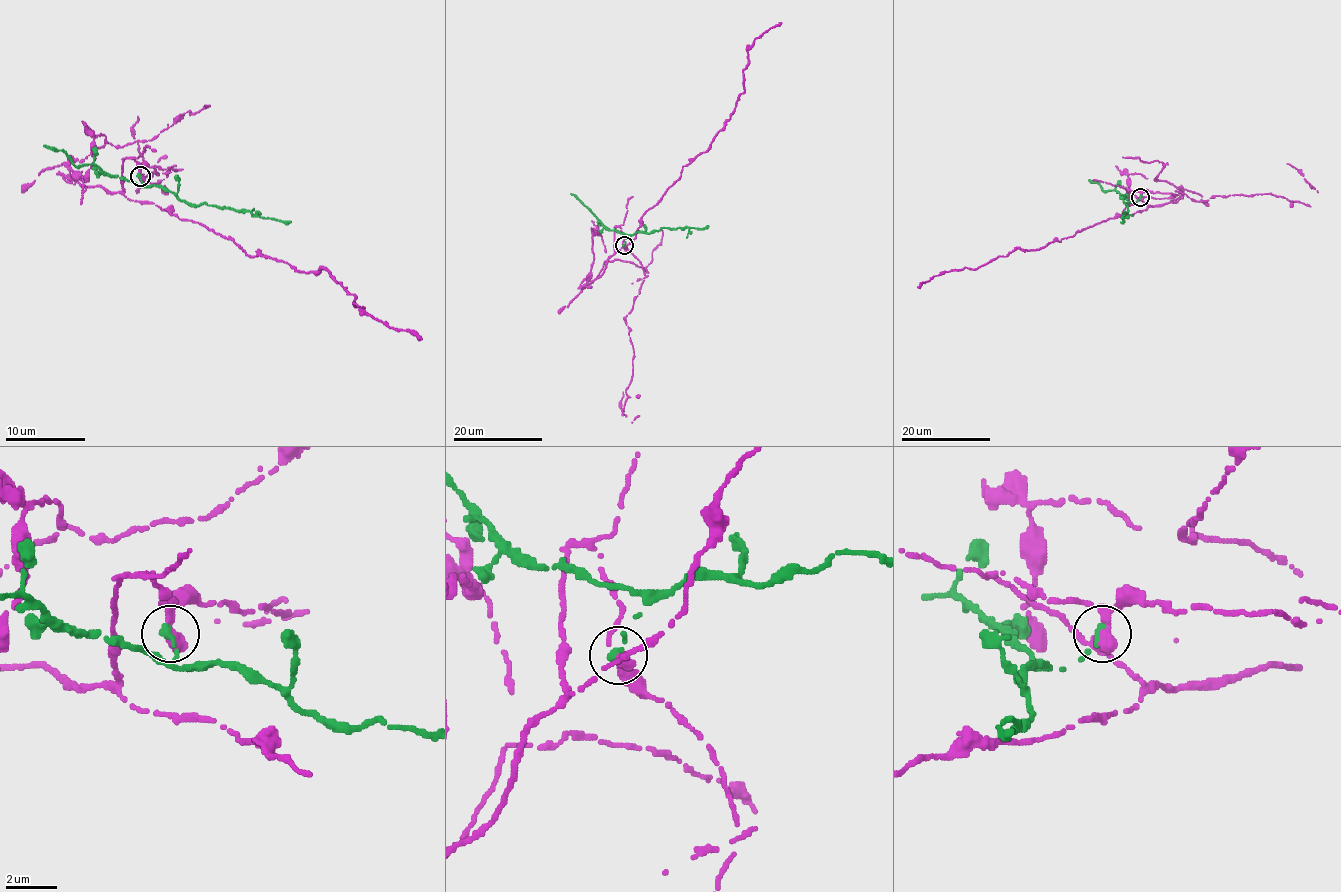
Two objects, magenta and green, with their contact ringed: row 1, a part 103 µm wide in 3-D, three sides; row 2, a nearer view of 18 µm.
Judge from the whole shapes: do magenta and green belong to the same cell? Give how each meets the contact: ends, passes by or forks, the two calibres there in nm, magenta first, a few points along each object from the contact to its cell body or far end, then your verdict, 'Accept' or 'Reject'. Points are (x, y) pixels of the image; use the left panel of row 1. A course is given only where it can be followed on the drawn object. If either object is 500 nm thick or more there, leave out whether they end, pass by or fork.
Thickness 500 nm (magenta) against 320 nm. Course of magenta: (140, 177), (126, 159), (126, 197), (248, 255), (322, 269), (354, 307), (422, 339). Course of green: (140, 177), (144, 187), (156, 185), (192, 205), (250, 211), (254, 215), (290, 223). Reject

